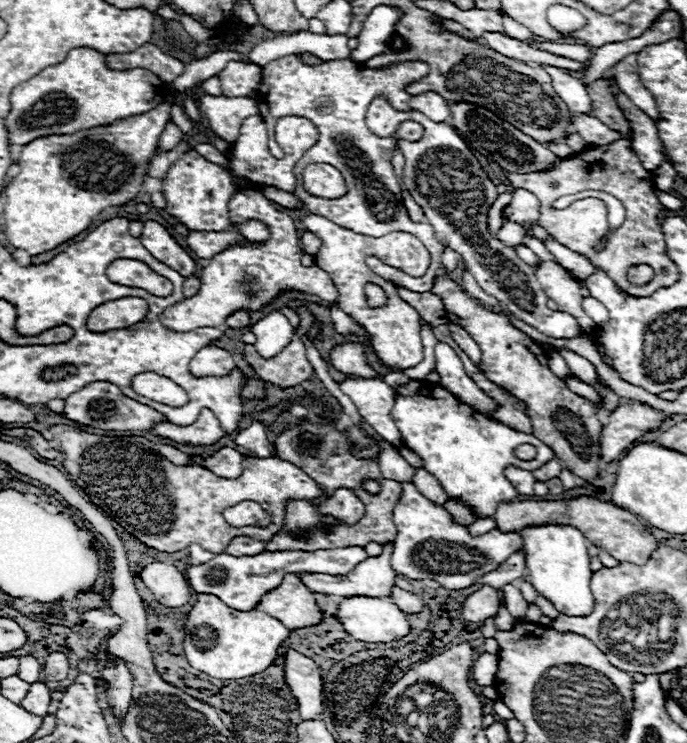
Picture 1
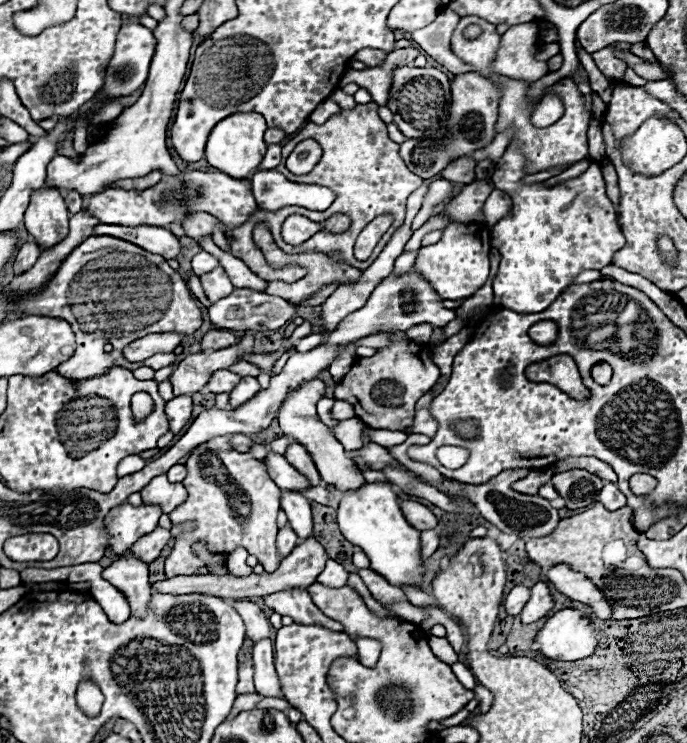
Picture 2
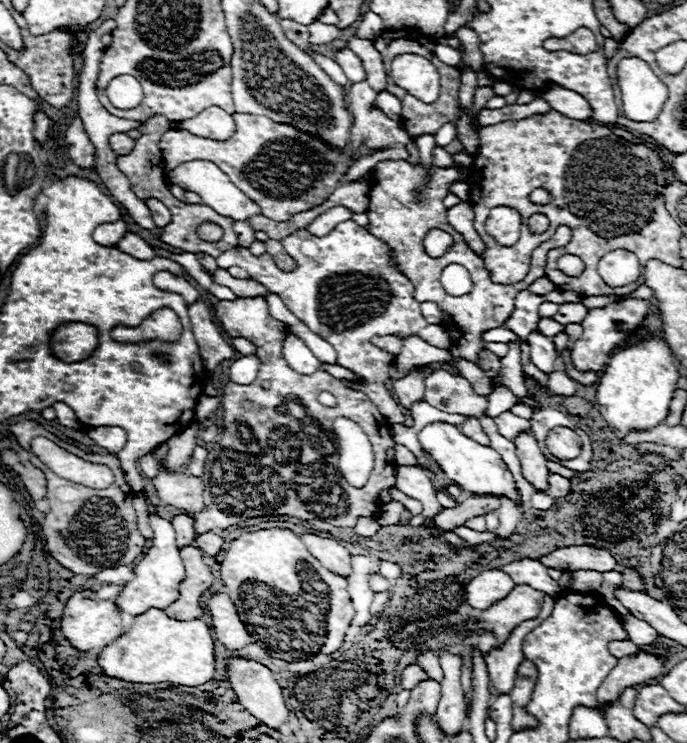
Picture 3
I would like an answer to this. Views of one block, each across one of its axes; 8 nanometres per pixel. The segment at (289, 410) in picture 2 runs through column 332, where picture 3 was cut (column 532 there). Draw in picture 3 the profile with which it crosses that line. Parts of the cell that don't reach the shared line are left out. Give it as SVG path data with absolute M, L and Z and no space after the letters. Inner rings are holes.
M522 434L518 436L516 444L516 452L518 452L518 460L520 460L520 470L522 476L526 480L530 480L530 484L540 490L540 492L548 492L548 468L546 468L546 458L538 448L538 442L532 434Z

